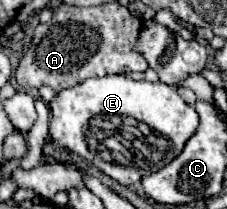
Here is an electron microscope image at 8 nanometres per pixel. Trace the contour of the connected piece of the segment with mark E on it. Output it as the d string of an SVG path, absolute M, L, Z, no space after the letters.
M122 74L88 78L82 84L60 90L52 102L48 104L52 110L50 120L50 140L64 150L76 152L84 160L92 162L106 176L114 178L124 186L134 186L144 176L150 176L172 162L184 148L186 140L198 128L198 114L192 106L188 106L176 92L176 88L164 82L148 82L148 80L130 80Z

